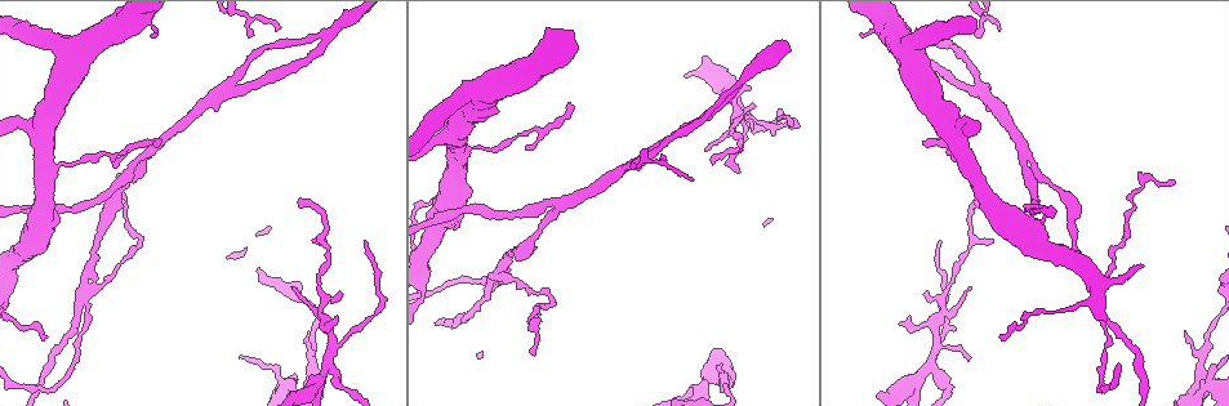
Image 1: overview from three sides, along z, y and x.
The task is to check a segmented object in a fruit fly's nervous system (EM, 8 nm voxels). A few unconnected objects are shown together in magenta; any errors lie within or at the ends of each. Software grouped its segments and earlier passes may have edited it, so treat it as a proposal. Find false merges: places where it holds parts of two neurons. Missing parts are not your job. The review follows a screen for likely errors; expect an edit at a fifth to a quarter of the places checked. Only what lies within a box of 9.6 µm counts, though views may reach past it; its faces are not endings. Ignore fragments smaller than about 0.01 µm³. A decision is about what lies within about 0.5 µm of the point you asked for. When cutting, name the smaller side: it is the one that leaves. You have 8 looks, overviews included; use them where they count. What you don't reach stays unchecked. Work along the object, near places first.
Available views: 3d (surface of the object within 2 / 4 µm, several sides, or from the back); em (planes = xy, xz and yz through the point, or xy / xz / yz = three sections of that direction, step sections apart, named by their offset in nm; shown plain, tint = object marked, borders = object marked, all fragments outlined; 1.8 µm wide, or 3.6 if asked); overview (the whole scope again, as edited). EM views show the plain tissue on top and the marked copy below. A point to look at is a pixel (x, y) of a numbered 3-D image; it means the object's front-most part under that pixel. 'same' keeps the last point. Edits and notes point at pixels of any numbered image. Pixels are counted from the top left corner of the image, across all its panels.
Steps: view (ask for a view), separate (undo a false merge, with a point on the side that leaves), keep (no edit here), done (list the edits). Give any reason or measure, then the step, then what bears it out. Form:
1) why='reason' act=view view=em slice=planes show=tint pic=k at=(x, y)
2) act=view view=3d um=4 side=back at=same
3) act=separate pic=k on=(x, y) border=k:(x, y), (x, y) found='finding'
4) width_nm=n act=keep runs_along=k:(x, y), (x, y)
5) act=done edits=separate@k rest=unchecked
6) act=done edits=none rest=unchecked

act=view view=em slice=planes show=tint pic=1 at=(637, 162)

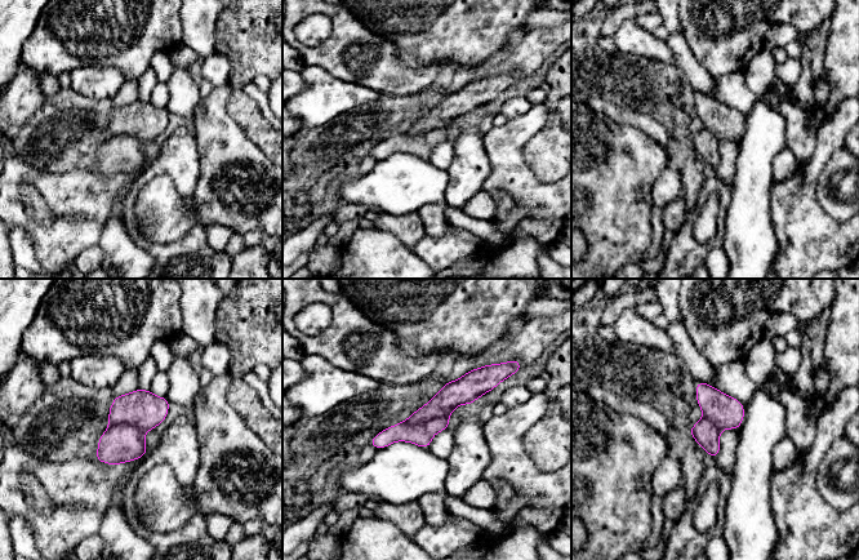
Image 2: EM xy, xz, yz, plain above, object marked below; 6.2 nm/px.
width_nm=200 act=keep runs_along=2:(493, 383), (374, 443) found='one neuron here'

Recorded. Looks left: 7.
why='closes a loop' act=view view=em slice=planes show=borders pic=1 at=(739, 84)

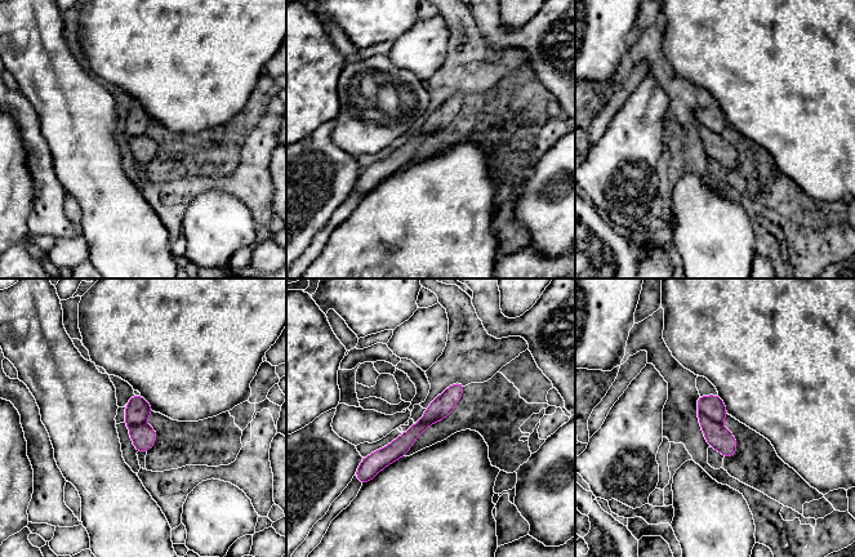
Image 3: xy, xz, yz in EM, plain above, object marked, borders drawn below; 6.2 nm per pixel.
width_nm=140 act=keep found='continuous, no second neuron'

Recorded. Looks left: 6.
why='a narrow waist' act=view view=em slice=planes show=tint pic=1 at=(539, 209)

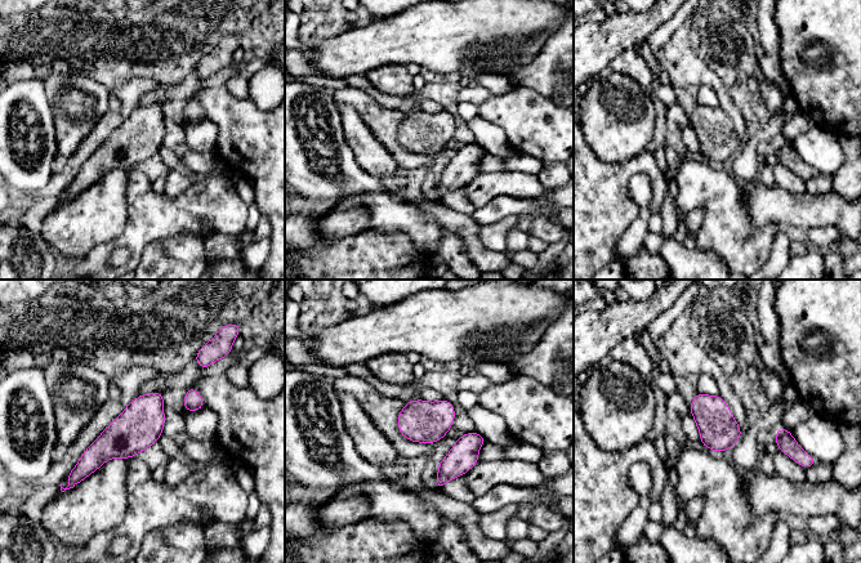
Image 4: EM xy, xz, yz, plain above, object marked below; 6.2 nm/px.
act=keep found='all the same neuron'

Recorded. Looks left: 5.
act=done edits=none rest=unchecked

